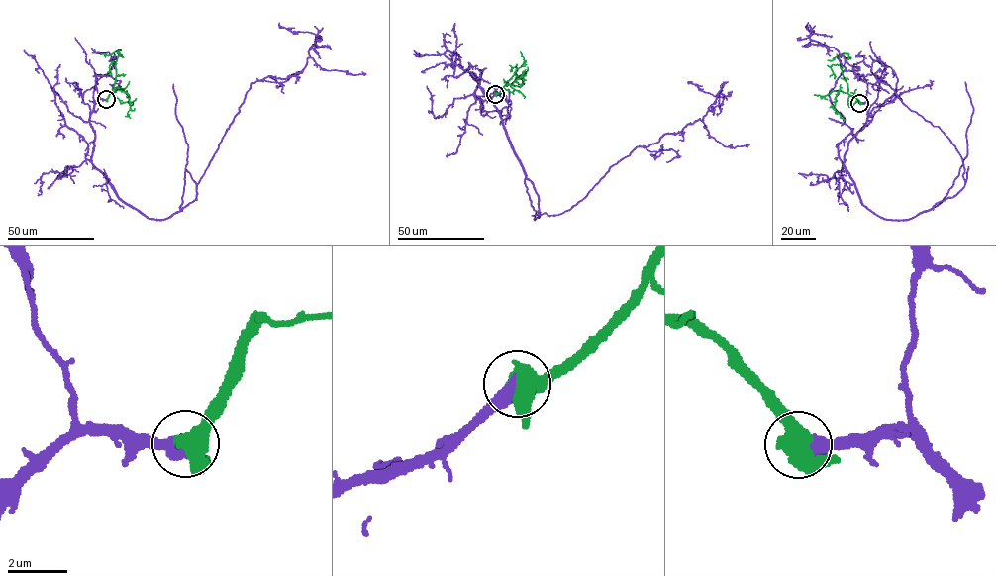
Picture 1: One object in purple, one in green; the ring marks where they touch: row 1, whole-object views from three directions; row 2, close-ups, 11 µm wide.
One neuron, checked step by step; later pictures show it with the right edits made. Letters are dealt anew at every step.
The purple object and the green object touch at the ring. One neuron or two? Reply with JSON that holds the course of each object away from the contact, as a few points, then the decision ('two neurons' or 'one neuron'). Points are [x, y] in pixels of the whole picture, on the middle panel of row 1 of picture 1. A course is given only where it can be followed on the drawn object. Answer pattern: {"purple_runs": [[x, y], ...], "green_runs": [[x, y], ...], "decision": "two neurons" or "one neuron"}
{"purple_runs": [[496, 94], [474, 96], [470, 73], [539, 213], [552, 216], [638, 146], [703, 120], [719, 93], [688, 83]], "green_runs": [[496, 94], [506, 83], [511, 84], [523, 76], [519, 86], [509, 84], [503, 78]], "decision": "one neuron"}

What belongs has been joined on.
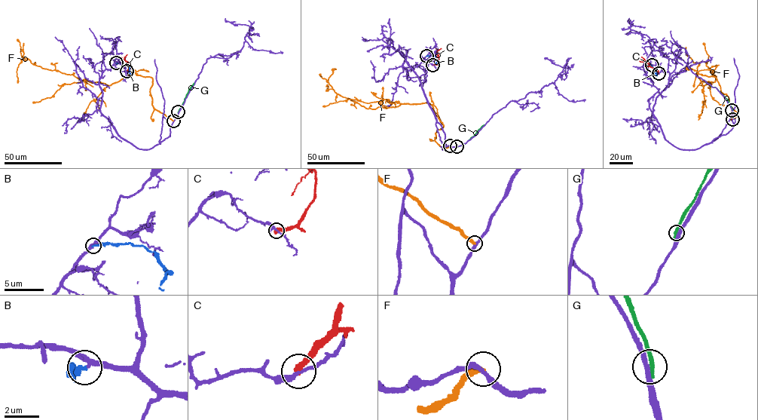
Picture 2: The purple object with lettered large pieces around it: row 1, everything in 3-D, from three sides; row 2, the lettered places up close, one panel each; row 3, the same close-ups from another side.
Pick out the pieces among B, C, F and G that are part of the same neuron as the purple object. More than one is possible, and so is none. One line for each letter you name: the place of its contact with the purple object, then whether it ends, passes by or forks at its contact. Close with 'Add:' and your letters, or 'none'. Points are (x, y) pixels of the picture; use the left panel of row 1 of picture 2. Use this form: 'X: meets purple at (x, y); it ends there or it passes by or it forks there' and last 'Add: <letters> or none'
Add: none

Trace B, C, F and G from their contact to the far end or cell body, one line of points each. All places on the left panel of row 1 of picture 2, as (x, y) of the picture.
B: (116, 62), (126, 65), (130, 74)
C: (126, 71), (129, 65), (121, 57)
F: (173, 121), (152, 104), (152, 78), (134, 73), (109, 85), (81, 81), (23, 58), (16, 70), (18, 82)
G: (178, 111), (194, 83)

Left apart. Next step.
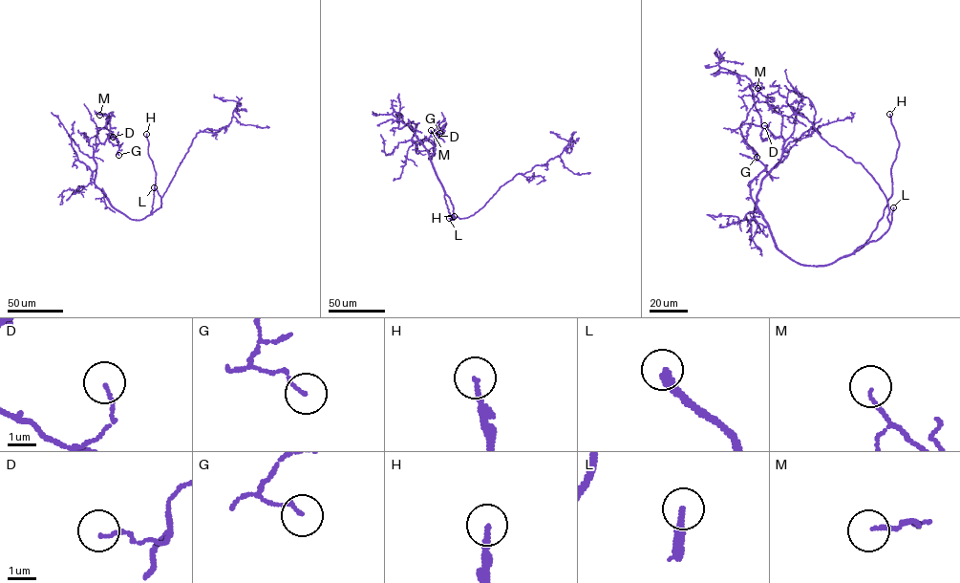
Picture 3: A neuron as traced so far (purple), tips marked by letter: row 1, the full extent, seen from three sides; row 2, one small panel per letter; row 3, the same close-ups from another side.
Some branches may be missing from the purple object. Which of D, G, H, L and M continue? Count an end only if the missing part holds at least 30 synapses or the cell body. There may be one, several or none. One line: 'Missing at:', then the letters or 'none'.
Missing at: H, L

